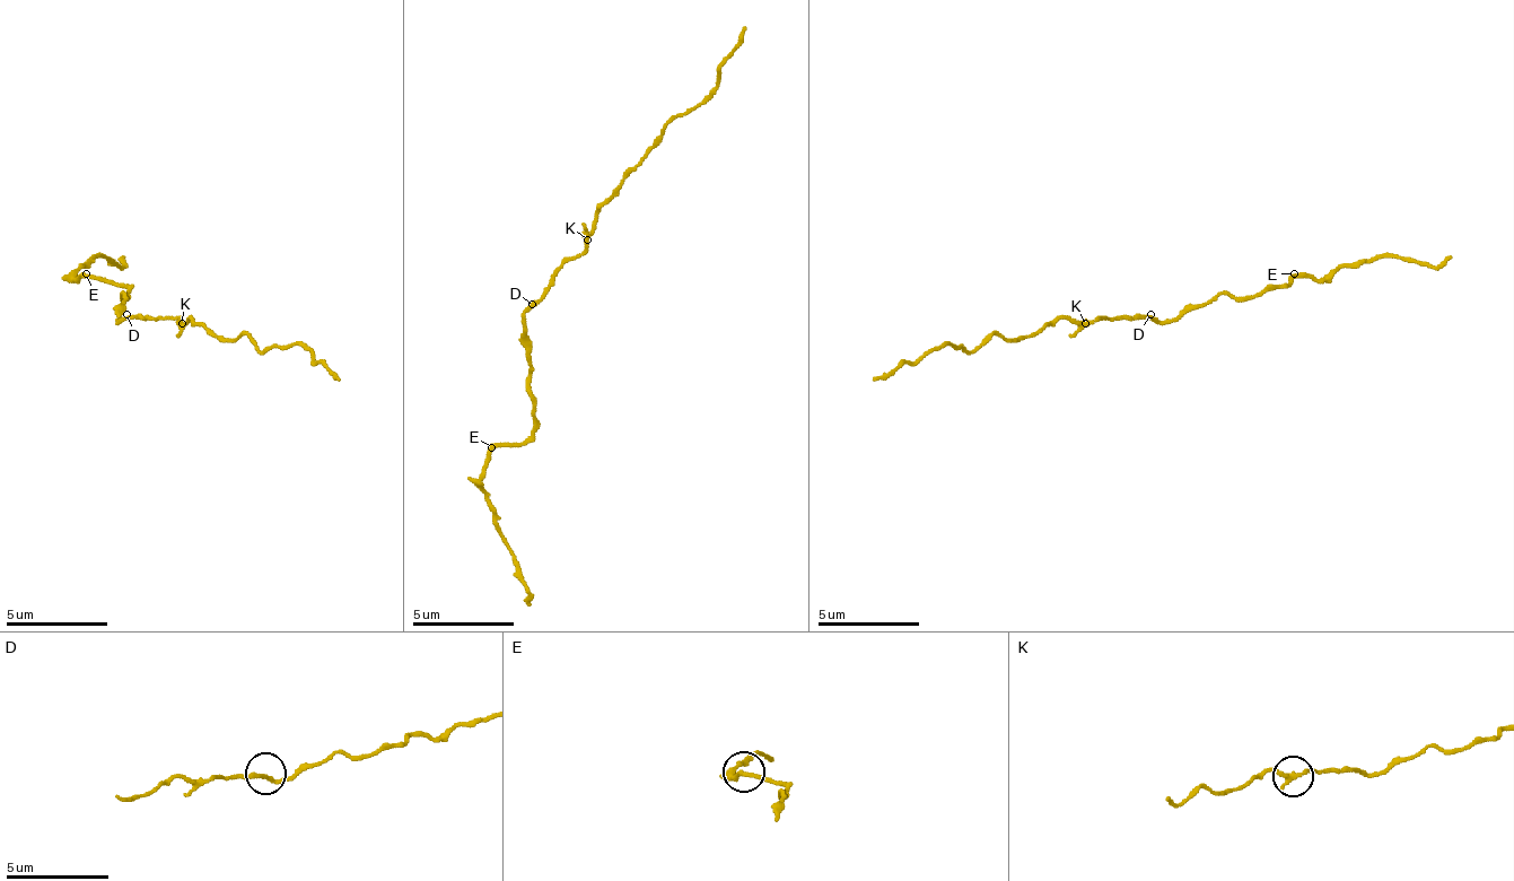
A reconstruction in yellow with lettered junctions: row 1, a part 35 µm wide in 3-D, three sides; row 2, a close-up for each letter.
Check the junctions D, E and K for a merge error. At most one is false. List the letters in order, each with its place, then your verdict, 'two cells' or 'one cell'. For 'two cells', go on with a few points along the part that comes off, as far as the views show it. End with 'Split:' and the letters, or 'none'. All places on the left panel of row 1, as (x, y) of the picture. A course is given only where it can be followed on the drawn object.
D: (127, 314) | one cell
E: (86, 273) | one cell
K: (182, 323) | one cell
Split: none

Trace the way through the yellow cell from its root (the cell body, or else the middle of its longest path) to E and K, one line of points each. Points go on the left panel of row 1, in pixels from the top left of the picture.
E: (127, 320), (116, 320), (121, 314), (121, 294), (127, 299), (127, 289), (121, 284), (106, 284), (86, 273)
K: (127, 320), (177, 320), (183, 324)

